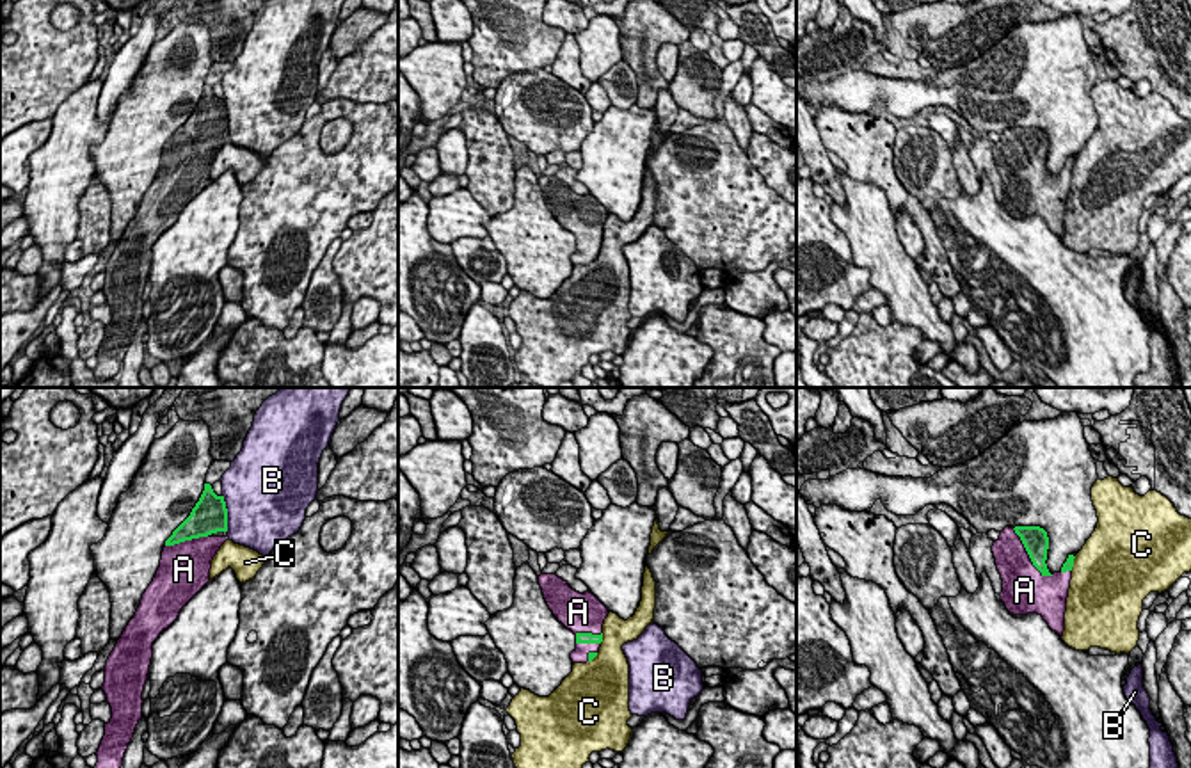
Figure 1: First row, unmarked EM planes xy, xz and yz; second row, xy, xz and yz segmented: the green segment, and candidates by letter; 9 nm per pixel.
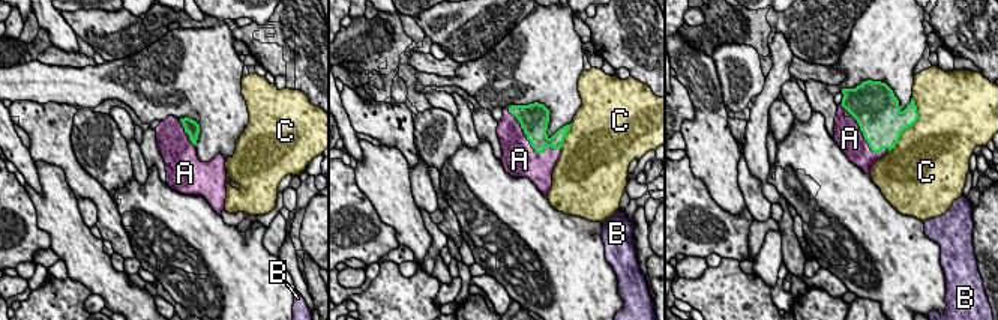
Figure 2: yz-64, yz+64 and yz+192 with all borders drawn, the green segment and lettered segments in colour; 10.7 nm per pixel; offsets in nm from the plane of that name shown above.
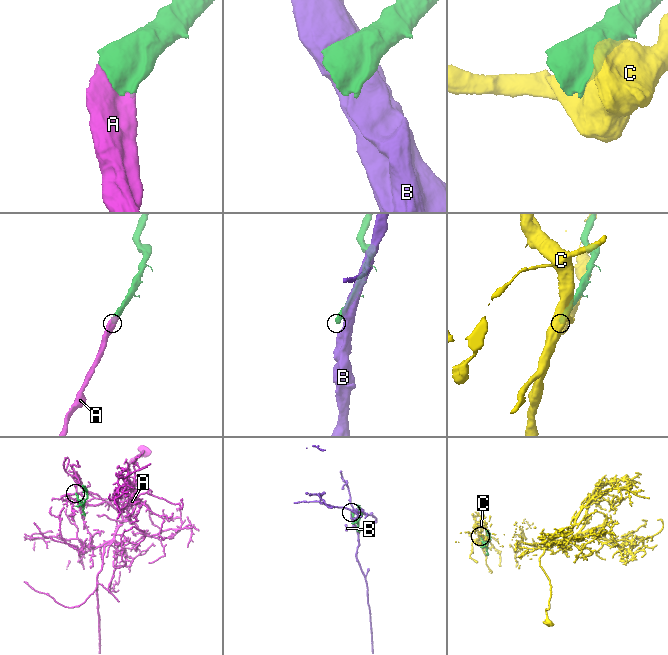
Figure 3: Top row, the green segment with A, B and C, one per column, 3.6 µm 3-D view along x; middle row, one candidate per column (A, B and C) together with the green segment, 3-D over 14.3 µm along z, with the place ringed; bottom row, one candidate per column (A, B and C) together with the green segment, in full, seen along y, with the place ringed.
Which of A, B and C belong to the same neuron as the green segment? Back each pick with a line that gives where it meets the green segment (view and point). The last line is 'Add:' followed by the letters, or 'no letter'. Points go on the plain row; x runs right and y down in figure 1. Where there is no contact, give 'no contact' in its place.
A: meets green in yz at (1028, 155)
Add: A

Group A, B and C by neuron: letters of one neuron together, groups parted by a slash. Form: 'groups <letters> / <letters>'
groups A / B / C

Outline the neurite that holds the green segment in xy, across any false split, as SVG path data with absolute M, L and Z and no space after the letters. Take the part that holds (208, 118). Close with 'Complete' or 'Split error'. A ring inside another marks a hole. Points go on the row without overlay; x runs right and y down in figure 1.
M210 85L192 110L190 117L165 142L160 169L142 196L133 220L124 229L105 267L105 284L101 292L112 309L112 320L105 325L105 338L96 354L98 364L92 370L98 380L114 379L121 368L135 329L142 320L142 293L148 283L153 260L153 244L180 217L181 210L210 183L212 162L229 139L217 139L217 133L228 133L228 110L224 98L217 98Z. Split error

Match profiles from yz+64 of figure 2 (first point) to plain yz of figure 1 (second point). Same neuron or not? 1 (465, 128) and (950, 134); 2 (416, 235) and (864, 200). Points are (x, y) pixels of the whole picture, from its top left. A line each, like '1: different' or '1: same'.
1: different
2: same

